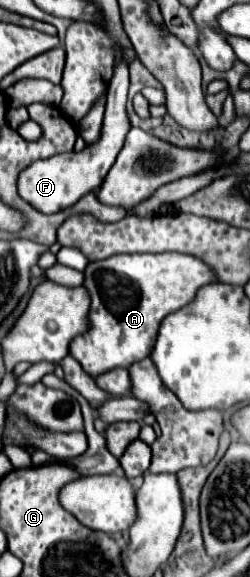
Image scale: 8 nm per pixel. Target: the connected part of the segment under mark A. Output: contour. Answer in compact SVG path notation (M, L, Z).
M179 252L117 254L99 262L89 262L83 274L83 288L87 288L91 296L89 332L73 338L69 354L93 378L117 366L127 368L147 358L153 352L163 318L187 306L201 286L215 282L213 270L207 264Z

